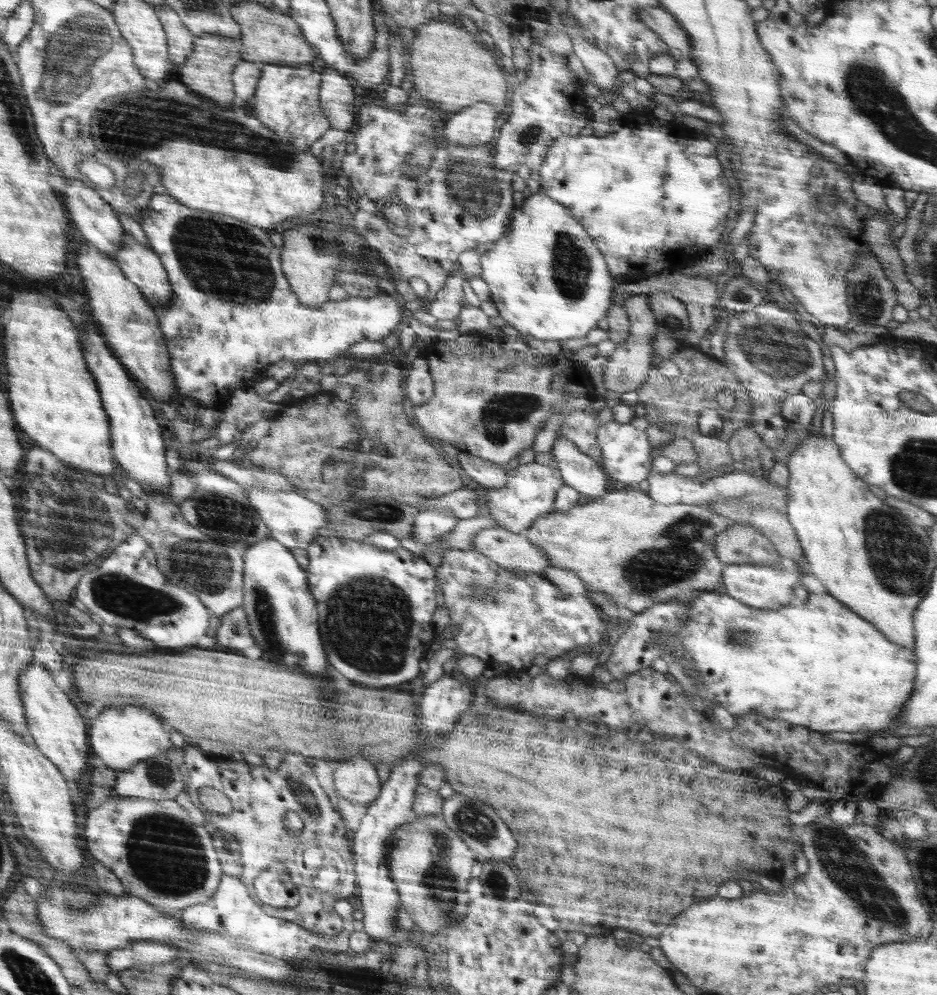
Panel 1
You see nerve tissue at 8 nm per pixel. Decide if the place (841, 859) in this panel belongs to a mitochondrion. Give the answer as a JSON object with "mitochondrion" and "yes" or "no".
{"mitochondrion":"yes"}

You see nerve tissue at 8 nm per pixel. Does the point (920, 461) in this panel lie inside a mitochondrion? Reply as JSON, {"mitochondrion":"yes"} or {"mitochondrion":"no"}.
{"mitochondrion":"yes"}

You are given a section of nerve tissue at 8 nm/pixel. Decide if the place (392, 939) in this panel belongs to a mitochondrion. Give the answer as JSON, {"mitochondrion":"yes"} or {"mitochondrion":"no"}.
{"mitochondrion":"no"}

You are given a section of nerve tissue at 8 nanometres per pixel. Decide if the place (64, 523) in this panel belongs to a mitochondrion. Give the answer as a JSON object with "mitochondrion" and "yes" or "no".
{"mitochondrion":"yes"}

